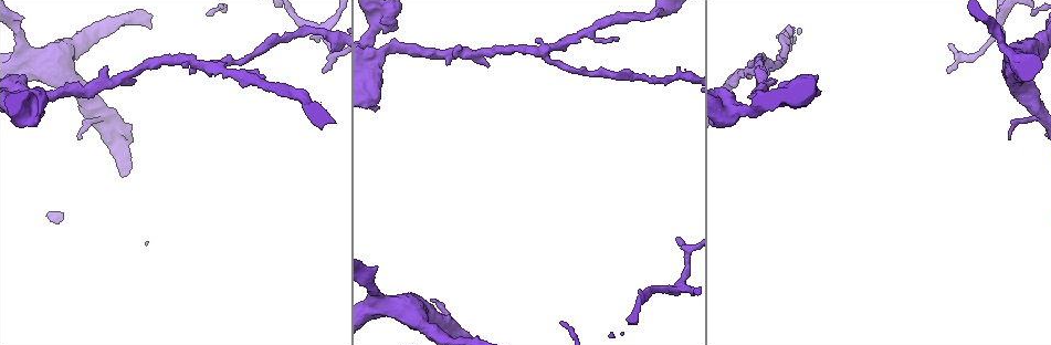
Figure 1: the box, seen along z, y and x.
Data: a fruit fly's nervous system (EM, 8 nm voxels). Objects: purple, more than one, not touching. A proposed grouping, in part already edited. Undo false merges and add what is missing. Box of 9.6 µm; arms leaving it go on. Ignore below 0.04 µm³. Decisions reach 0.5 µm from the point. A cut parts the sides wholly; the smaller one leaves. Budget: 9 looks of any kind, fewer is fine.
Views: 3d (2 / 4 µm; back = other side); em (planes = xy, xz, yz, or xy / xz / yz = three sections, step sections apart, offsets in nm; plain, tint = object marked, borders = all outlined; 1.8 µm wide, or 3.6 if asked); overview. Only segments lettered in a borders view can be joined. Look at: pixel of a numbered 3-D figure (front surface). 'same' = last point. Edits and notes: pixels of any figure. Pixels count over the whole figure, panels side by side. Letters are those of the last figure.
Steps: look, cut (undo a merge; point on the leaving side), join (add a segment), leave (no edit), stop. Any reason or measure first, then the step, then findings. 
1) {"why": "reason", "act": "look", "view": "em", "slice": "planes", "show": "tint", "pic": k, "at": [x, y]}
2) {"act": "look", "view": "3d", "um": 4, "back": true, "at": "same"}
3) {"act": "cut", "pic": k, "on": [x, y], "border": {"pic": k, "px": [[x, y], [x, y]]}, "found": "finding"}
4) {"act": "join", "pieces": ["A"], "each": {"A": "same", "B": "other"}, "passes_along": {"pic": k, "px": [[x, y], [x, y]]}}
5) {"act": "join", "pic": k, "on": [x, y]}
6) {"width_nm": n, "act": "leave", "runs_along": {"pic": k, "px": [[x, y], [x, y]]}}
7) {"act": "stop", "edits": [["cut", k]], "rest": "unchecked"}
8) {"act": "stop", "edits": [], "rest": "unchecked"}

{"act": "look", "view": "em", "slice": "xz", "step": 8, "show": "borders", "pic": 1, "at": [949, 68]}

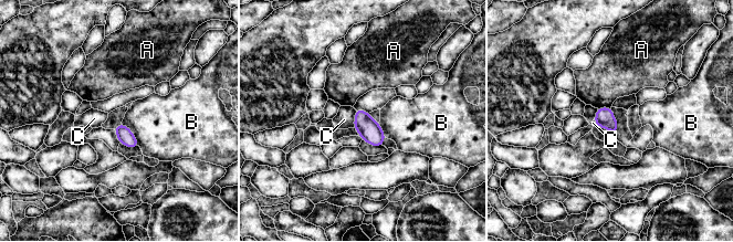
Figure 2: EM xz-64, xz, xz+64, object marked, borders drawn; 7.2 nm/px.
{"act": "leave", "each": {"A": "other", "B": "other", "C": "other"}, "border": {"pic": 2, "px": [[355, 109], [353, 127]]}, "found": "no lettered segment goes on from it"}

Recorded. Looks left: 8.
{"why": "branch point", "act": "look", "view": "em", "slice": "planes", "show": "borders", "pic": 1, "at": [765, 58]}

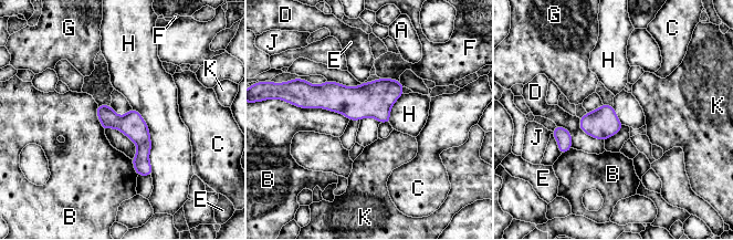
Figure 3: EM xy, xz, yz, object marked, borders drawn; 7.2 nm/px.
{"width_nm": 180, "act": "leave", "each": {"A": "other", "B": "other", "C": "other", "D": "other", "E": "other", "F": "other", "G": "other", "H": "other", "J": "other", "K": "other"}, "border": {"pic": 3, "px": [[132, 106], [148, 128], [152, 175]]}, "found": "all the same neuron"}

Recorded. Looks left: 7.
{"why": "narrows sharply", "act": "look", "view": "3d", "um": 4, "pic": 1, "at": [24, 112]}

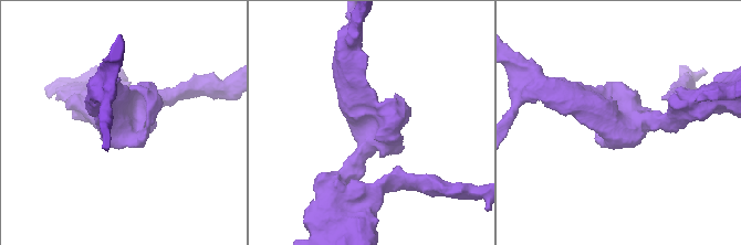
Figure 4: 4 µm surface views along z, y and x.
{"why": "need the tissue", "act": "look", "view": "em", "slice": "xz", "step": 16, "show": "borders", "pic": 4, "at": [374, 137]}

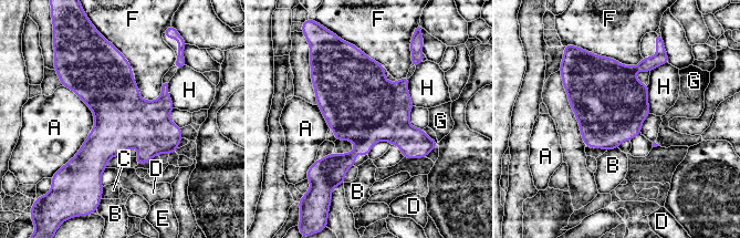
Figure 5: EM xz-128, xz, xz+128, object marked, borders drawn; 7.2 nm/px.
{"width_nm": 420, "act": "leave", "each": {"A": "other", "B": "other", "C": "other", "D": "other", "E": "other", "F": "other", "G": "other", "H": "other"}, "border": {"pic": 5, "px": [[64, 85], [94, 125], [62, 166]]}, "found": "one neuron here"}

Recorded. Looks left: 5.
{"act": "stop", "edits": [], "rest": "unchecked"}

